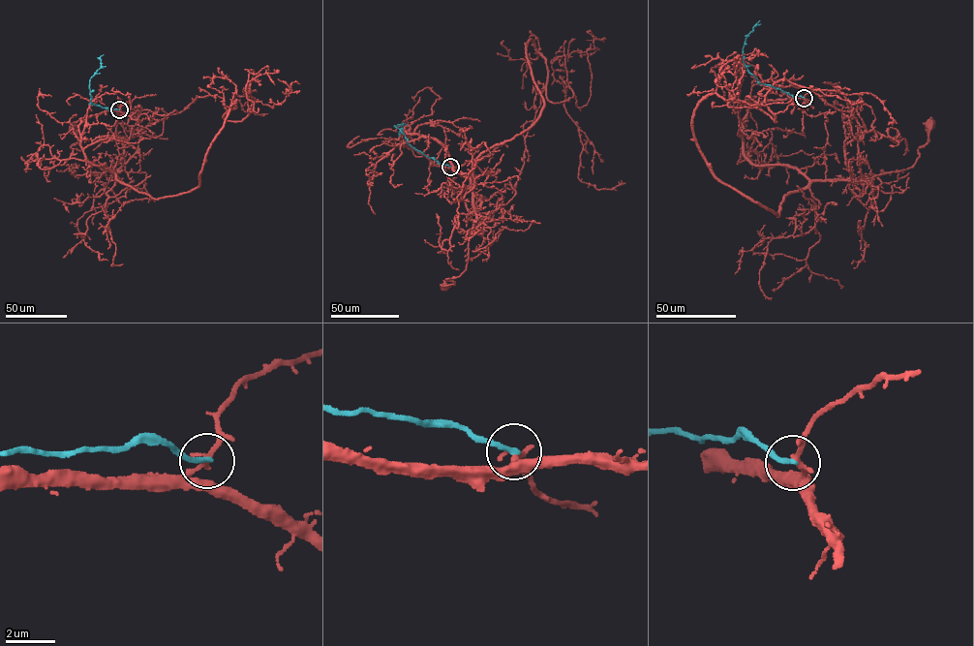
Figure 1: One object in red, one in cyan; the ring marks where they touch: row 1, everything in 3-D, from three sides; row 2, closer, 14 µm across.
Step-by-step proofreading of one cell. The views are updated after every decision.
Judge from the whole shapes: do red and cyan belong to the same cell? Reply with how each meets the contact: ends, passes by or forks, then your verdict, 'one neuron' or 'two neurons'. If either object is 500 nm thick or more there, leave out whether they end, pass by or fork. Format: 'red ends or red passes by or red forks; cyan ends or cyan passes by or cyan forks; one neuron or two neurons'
red passes by; cyan ends; two neurons

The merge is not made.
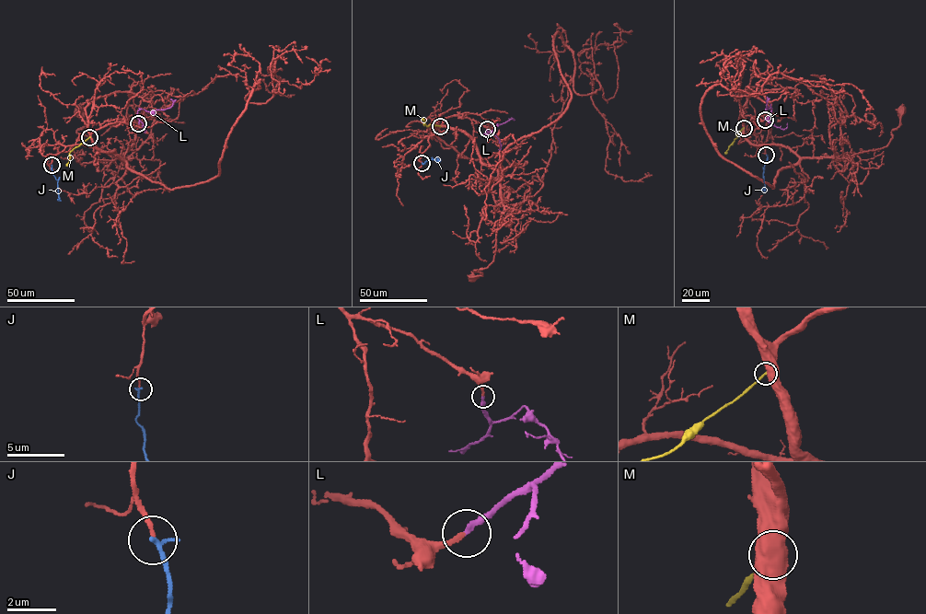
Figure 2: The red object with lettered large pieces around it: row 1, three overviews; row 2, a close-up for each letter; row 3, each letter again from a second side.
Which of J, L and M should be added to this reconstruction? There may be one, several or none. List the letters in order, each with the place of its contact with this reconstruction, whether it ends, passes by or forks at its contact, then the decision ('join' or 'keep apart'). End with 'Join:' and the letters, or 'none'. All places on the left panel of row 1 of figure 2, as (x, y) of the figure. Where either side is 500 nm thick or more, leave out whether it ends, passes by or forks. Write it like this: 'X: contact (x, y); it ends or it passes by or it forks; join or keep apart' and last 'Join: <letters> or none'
J: contact (52, 165); it ends; join
L: contact (138, 123); it ends; join
M: contact (89, 137); keep apart
Join: J, L

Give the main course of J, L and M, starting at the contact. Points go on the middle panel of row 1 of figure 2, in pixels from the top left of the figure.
J: (422, 163), (433, 158), (438, 161), (436, 157)
L: (487, 129), (484, 135), (497, 124), (509, 119)
M: (440, 126), (424, 125), (422, 119)

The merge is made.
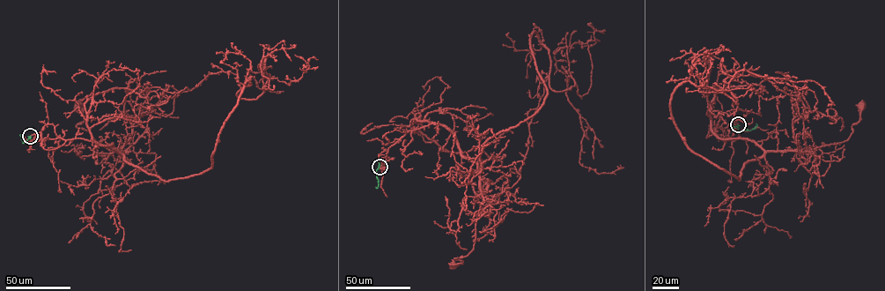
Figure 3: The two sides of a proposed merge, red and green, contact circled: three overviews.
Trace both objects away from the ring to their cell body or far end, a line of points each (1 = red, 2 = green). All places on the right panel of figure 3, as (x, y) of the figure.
1: (738, 124), (732, 121), (714, 133), (747, 138), (765, 151), (811, 150), (846, 141), (861, 107)
2: (738, 124), (741, 131), (751, 130), (755, 123)

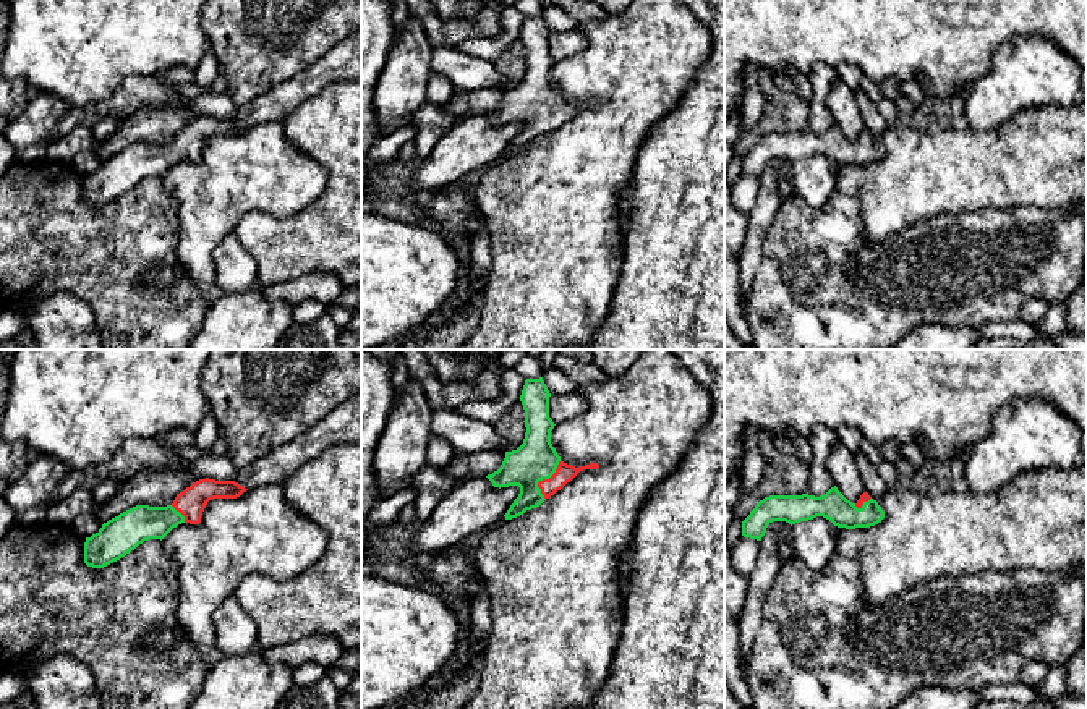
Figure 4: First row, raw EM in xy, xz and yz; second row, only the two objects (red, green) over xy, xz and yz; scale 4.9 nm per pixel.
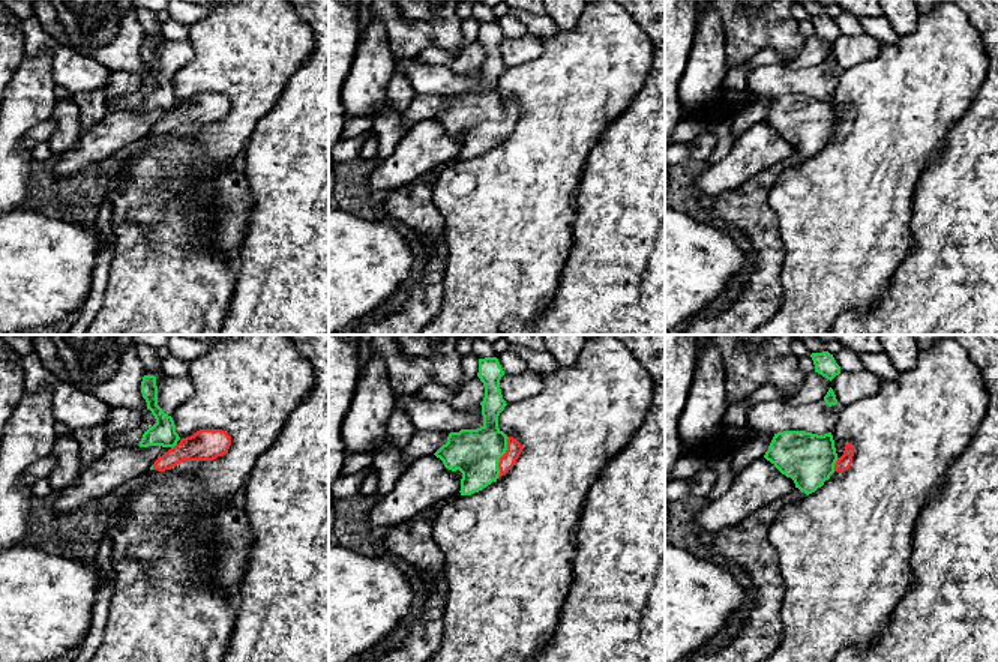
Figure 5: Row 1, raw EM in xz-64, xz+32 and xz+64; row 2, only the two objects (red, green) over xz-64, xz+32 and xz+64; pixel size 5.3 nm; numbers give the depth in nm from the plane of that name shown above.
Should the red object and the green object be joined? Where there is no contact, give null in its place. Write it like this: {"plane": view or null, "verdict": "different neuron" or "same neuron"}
{"plane": "xz", "verdict": "same neuron"}

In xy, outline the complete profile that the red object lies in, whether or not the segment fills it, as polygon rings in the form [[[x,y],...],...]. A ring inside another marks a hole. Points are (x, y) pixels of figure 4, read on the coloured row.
[[[199,479],[180,492],[172,505],[136,505],[109,520],[102,528],[86,537],[84,563],[104,568],[149,539],[164,539],[181,523],[199,524],[202,512],[212,499],[237,499],[246,492],[235,481]]]

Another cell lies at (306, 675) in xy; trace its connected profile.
[[[314,662],[301,664],[295,667],[295,672],[293,672],[295,688],[318,688],[321,685],[321,680],[327,673],[329,670],[319,664],[314,664]]]

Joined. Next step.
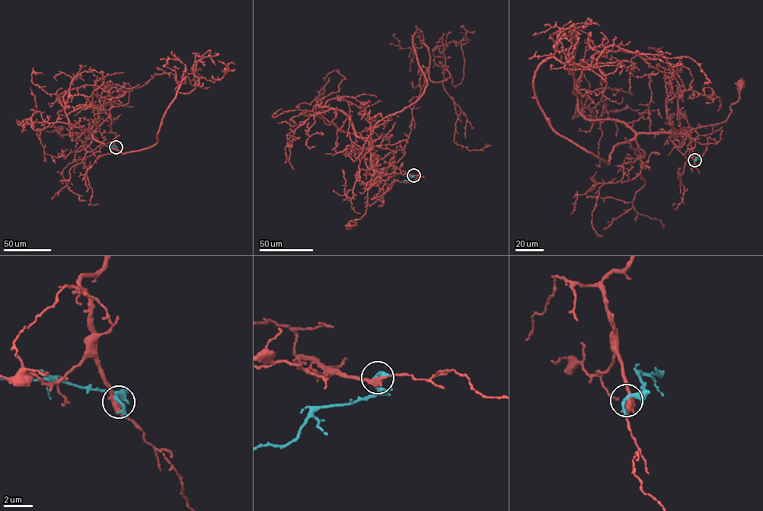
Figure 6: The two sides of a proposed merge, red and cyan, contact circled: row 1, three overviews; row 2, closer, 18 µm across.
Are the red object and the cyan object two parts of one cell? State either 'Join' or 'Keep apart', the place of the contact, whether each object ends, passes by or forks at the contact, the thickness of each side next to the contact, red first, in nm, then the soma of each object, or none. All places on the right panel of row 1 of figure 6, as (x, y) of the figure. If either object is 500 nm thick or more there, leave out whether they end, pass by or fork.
Keep apart. Place: (694, 160). At the ring red passes by. At the ring cyan ends. Thickness 360 nm (red) against 380 nm. Soma of red: (740, 85). Soma of cyan: none

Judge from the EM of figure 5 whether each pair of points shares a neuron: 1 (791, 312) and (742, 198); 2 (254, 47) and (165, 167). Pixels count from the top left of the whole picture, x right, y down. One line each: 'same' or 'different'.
1: different
2: same

